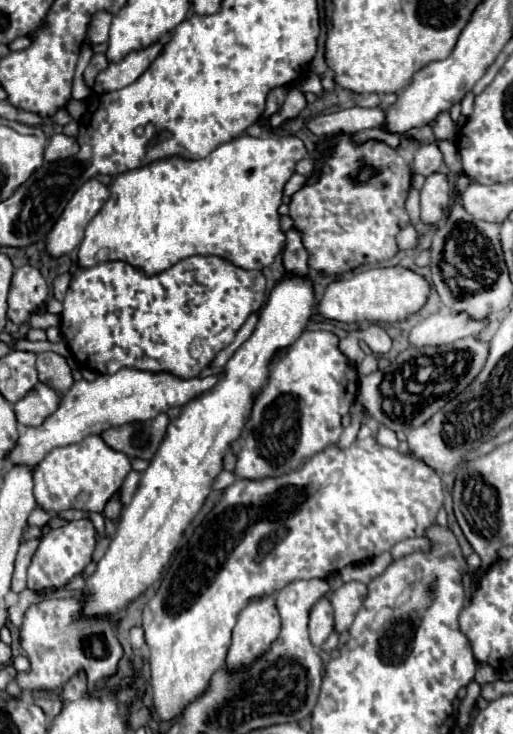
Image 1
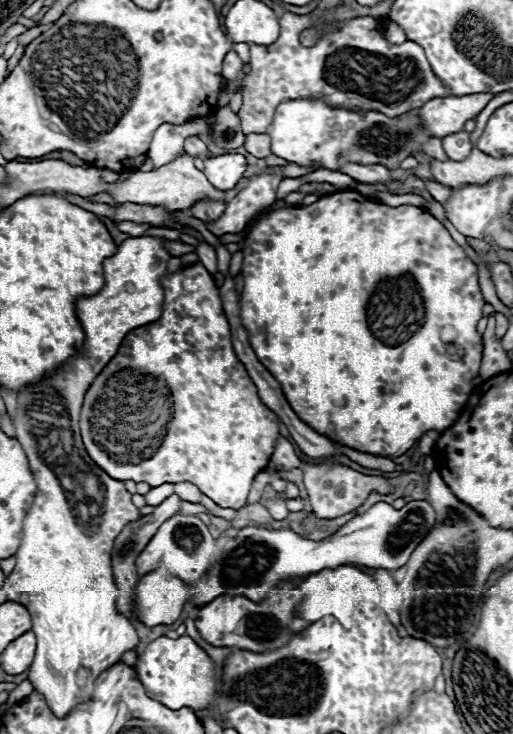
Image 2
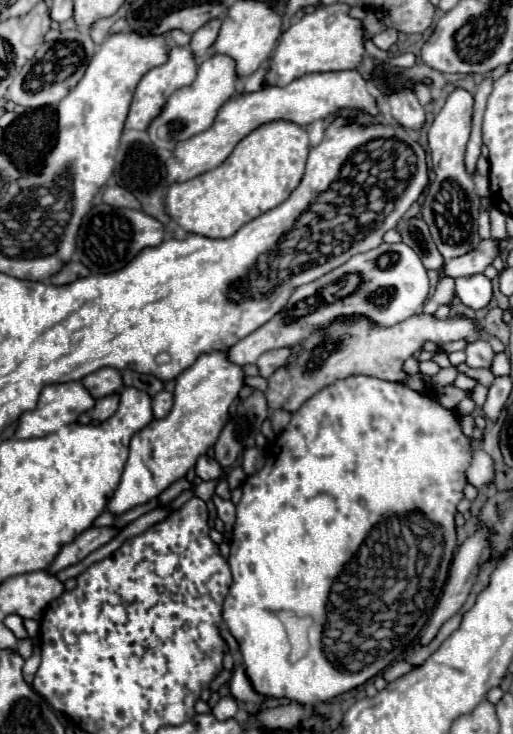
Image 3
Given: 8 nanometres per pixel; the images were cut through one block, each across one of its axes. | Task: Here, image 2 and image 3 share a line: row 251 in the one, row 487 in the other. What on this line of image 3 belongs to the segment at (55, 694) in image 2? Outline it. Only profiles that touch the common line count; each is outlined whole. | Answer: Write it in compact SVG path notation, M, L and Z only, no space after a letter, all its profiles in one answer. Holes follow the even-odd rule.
M228 350L200 354L198 360L176 380L174 406L164 420L152 420L130 442L130 456L124 466L120 484L108 502L110 512L122 514L138 504L146 504L166 490L172 482L194 468L198 456L206 454L218 440L232 402L244 386L244 370L228 360Z

